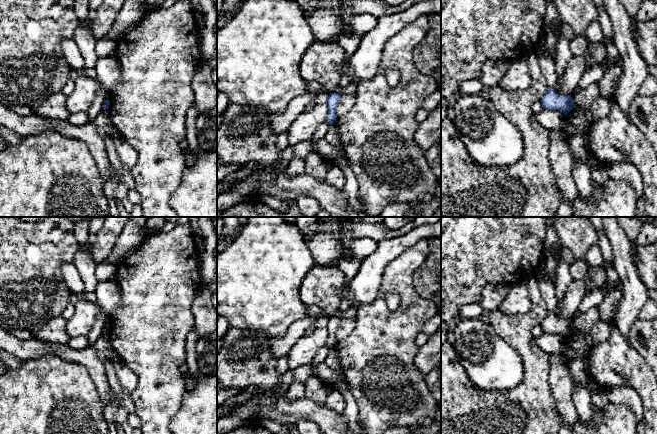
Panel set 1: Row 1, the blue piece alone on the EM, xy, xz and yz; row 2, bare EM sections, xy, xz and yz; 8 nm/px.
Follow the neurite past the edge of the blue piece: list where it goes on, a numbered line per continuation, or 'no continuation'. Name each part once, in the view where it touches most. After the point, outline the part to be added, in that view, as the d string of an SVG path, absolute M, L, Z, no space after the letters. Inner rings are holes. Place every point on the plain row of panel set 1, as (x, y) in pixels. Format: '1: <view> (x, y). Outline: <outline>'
no continuation

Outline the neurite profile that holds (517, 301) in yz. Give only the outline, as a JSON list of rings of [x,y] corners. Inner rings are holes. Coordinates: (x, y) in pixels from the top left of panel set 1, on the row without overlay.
[[[525,280],[508,287],[507,296],[498,307],[503,313],[517,315],[526,313],[532,308],[530,298],[529,281]]]

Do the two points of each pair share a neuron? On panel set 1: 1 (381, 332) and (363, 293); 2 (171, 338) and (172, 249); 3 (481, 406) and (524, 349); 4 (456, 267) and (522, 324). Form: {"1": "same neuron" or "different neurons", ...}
{"1": "different neurons", "2": "same neuron", "3": "same neuron", "4": "different neurons"}

